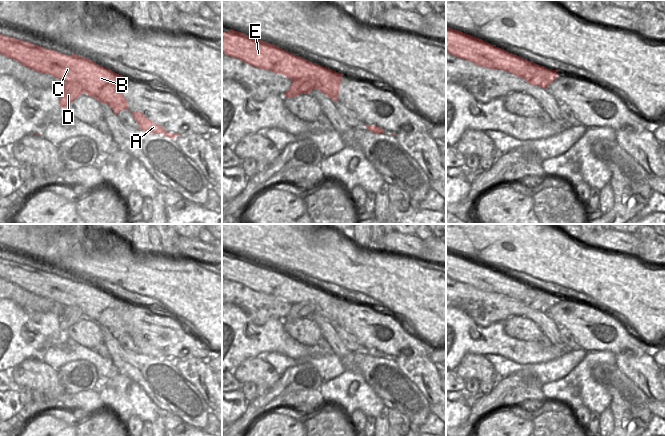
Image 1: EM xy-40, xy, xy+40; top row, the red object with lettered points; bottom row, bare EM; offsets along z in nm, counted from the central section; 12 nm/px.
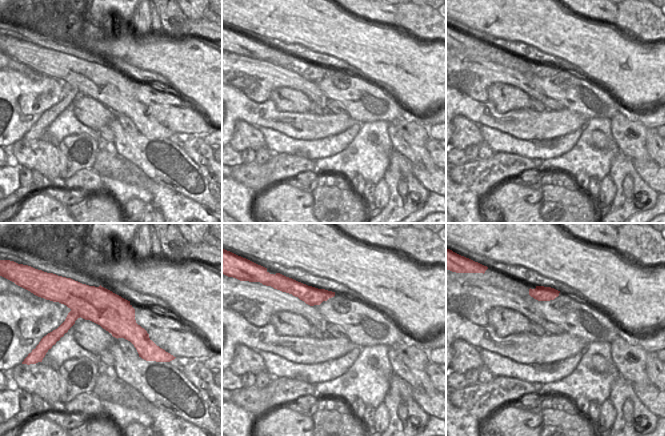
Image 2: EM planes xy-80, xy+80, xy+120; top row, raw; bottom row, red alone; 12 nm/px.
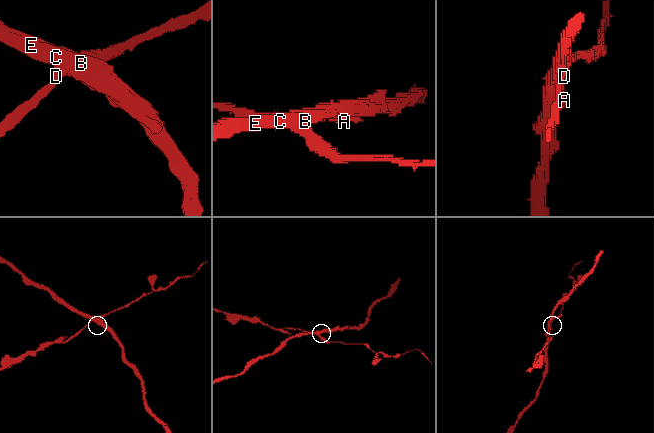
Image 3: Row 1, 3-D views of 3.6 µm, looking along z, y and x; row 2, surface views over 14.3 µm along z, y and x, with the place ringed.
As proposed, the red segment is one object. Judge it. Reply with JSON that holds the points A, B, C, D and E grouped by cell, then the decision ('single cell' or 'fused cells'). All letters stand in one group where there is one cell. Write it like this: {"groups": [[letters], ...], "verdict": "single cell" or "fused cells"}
{"groups": [["A", "B", "C", "E"], ["D"]], "verdict": "fused cells"}

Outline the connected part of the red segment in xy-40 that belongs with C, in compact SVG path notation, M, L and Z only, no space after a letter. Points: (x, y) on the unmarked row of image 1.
M0 258L0 278L64 306L78 306L88 318L106 327L117 339L128 334L121 317L126 301L76 278L66 279L27 265Z

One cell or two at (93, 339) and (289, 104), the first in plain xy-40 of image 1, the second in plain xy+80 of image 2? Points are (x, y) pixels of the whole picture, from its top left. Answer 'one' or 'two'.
one

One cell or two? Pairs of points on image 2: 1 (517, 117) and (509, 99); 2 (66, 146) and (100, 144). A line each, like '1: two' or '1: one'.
1: two
2: one

